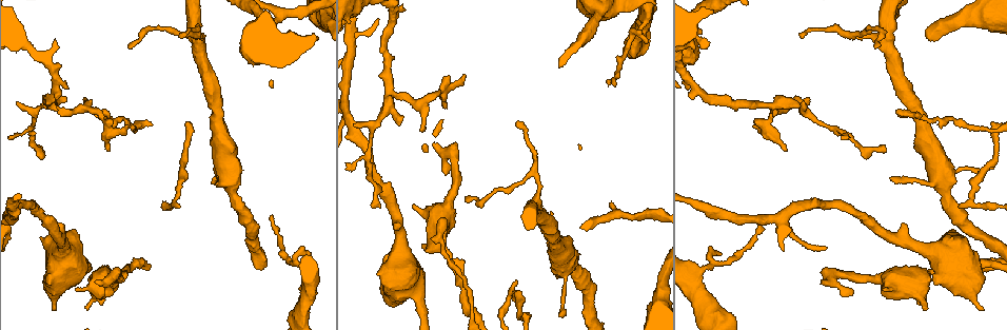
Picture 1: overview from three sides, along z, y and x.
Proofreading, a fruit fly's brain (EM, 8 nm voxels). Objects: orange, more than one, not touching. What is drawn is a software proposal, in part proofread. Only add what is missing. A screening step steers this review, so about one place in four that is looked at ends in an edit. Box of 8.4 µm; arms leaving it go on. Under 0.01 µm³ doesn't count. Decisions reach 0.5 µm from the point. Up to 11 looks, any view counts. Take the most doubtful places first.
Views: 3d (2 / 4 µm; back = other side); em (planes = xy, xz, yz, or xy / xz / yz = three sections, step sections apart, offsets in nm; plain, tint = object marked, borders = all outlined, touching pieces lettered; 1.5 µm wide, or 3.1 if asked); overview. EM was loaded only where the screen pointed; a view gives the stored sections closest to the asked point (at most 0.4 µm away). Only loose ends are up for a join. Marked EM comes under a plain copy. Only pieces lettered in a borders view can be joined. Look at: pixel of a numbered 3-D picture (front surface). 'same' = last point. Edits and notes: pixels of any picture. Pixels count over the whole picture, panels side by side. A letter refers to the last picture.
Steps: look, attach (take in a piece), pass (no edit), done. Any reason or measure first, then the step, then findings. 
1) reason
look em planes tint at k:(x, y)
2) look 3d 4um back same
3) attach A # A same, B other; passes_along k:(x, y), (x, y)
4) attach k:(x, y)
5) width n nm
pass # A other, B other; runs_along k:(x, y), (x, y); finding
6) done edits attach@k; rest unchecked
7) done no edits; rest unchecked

branch stops here
look em xz step 8 borders at 1:(63, 98)

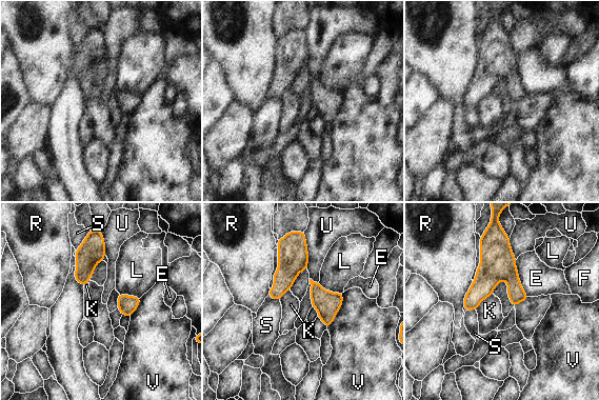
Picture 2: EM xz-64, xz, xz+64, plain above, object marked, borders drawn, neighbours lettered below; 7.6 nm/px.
pass # E other, F other, K other, L other, R other, S other, U other, V other; border 2:(318, 282), (322, 287), (341, 294); no lettered piece goes on from it

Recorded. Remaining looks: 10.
an open end
look em xy step 4 tint at 1:(753, 126)

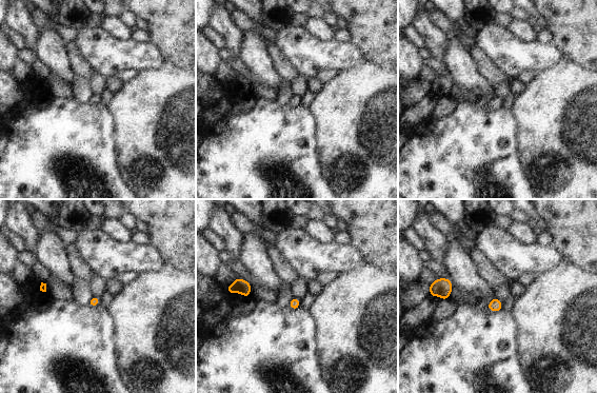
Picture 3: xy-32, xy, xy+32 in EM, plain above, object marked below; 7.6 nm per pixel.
look em planes borders same

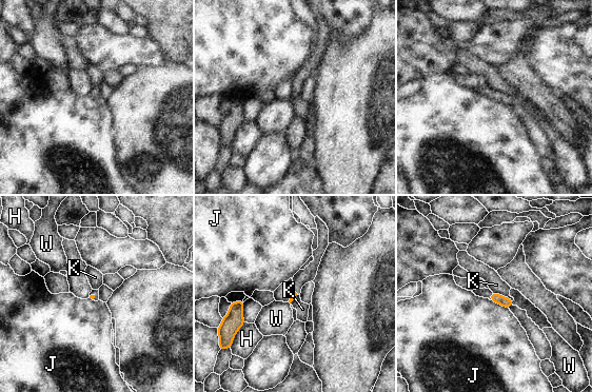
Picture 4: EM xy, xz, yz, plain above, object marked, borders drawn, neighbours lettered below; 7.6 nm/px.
pass # H other, J other, K other, W other; border 4:(493, 292), (509, 297), (512, 300); none of them fits

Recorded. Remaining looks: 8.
thin end
look em planes borders at 1:(270, 218)

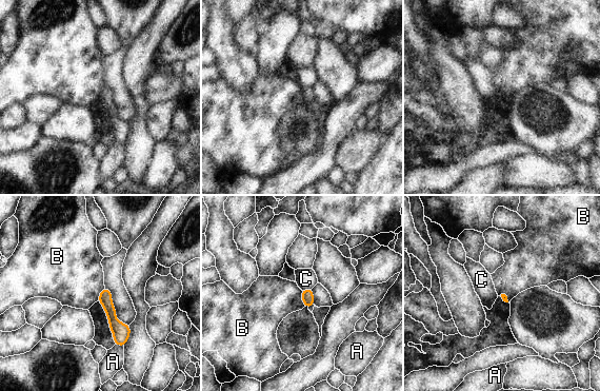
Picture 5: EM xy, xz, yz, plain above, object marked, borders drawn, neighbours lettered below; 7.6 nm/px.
pass # A other, B other, C other; border 5:(301, 291), (301, 299), (305, 306); no lettered piece goes on from it

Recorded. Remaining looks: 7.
free end
look 3d 2um at 1:(798, 33)

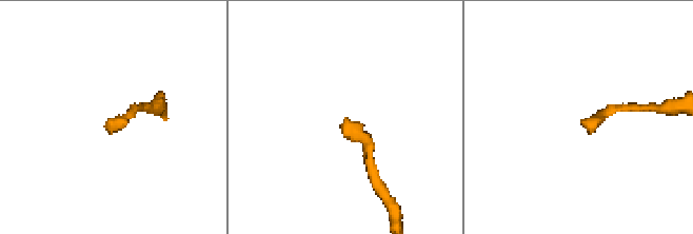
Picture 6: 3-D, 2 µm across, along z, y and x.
look em yz step 4 tint at 6:(342, 123)

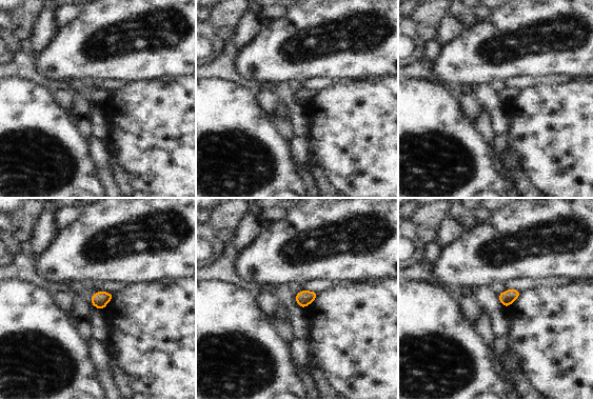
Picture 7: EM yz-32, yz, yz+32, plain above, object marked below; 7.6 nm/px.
look em planes borders same

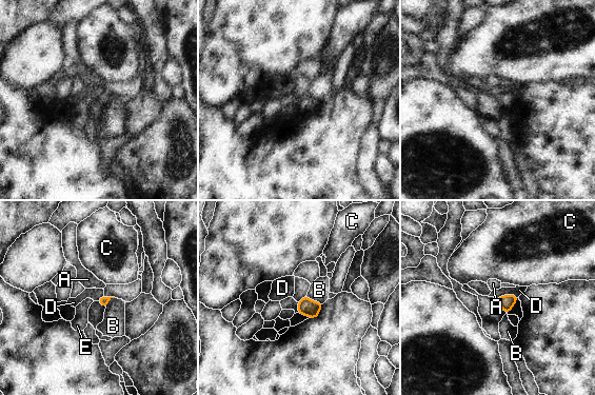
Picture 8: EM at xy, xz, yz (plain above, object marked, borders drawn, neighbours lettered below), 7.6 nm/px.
width 70 nm
pass # A other, B other, C other, D other, E other; border 8:(518, 296), (501, 295), (495, 298); no lettered piece goes on from it

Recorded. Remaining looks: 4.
done no edits; rest unchecked

